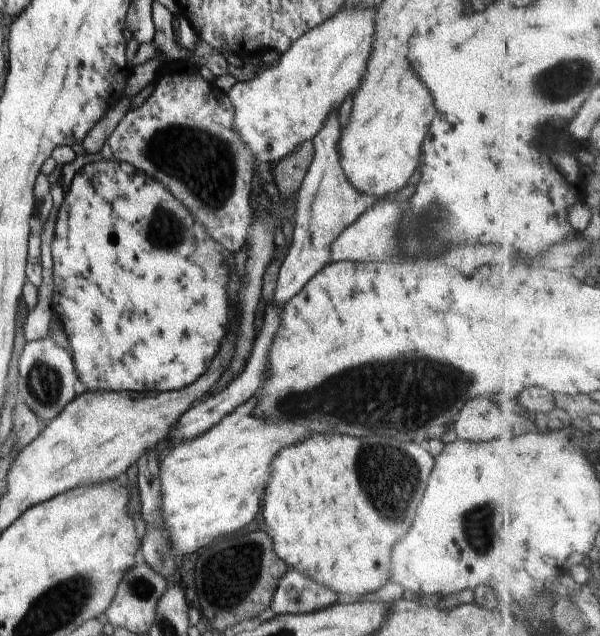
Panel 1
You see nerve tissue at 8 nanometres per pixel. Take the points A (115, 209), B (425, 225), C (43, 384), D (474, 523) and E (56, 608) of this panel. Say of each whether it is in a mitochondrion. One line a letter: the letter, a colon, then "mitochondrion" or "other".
A: other
B: mitochondrion
C: mitochondrion
D: mitochondrion
E: mitochondrion

